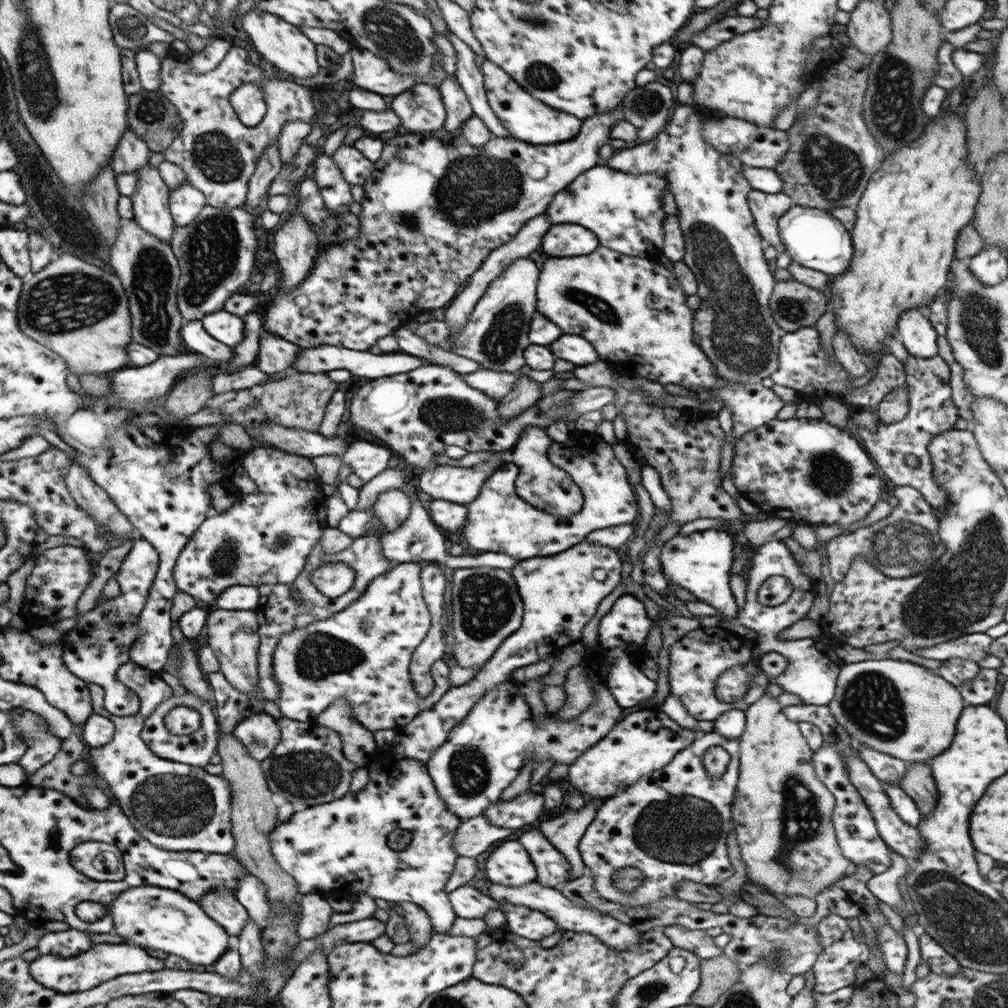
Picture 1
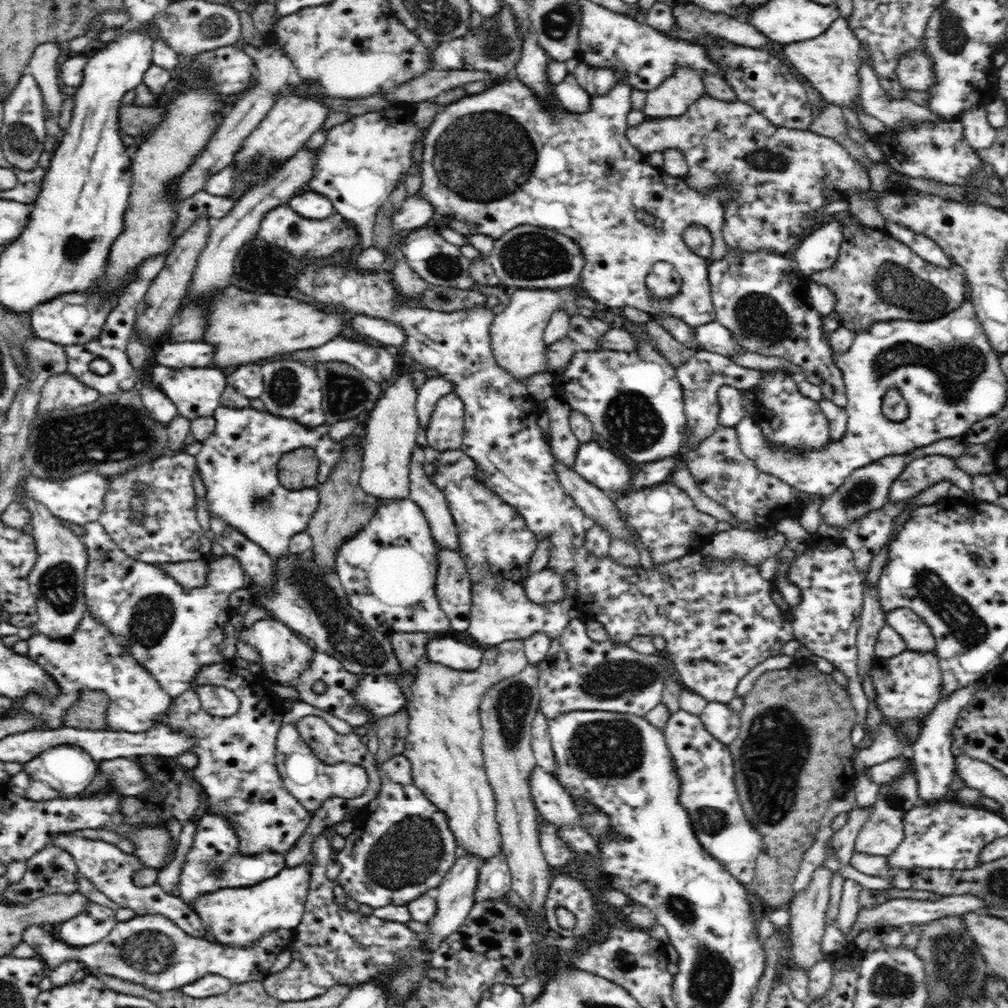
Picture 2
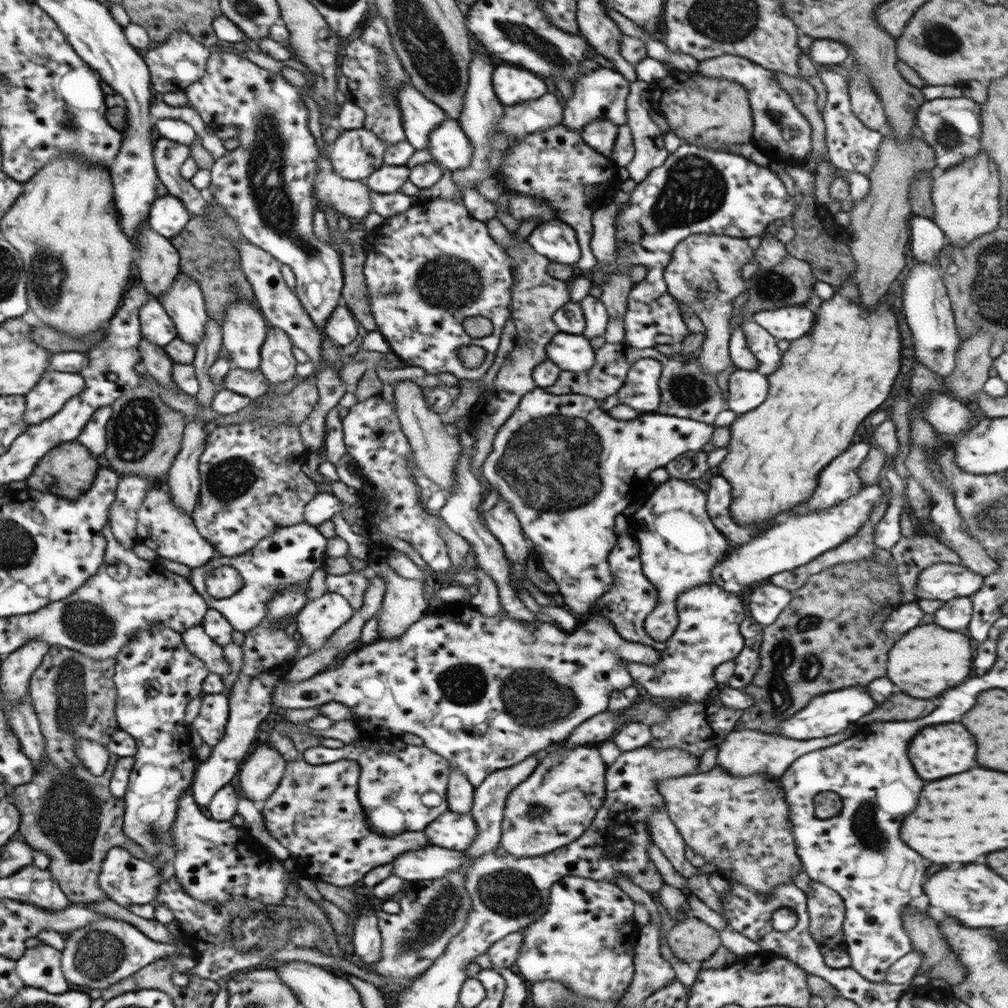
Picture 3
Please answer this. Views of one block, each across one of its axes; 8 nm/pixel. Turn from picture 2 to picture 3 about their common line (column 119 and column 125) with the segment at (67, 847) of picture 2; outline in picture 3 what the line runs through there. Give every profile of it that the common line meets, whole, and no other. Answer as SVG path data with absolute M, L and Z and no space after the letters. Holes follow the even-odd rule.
M111 848L103 860L102 870L98 880L98 886L105 893L107 900L127 909L128 905L150 904L156 900L158 887L161 885L161 871L144 858L134 857L128 850L123 848Z

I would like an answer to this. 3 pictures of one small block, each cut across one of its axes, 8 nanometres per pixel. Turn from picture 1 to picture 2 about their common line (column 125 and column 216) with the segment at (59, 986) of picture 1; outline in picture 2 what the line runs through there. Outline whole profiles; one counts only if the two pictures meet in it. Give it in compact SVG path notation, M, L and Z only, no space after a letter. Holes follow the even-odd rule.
M160 915L134 916L130 921L120 921L100 942L77 947L69 945L58 937L55 930L43 925L32 924L21 932L25 942L43 961L47 971L53 971L70 962L84 962L88 968L96 968L102 975L114 976L129 983L144 984L154 992L174 990L184 984L192 984L206 974L218 974L232 980L232 984L262 981L280 952L289 950L294 929L274 930L260 942L249 948L234 945L210 943L204 938L190 936L168 918Z

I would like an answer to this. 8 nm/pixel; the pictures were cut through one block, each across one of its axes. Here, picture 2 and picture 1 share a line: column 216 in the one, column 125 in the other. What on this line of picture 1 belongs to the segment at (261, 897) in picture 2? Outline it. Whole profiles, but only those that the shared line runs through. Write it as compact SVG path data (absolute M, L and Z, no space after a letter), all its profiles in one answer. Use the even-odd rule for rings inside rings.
M131 888L123 891L109 906L109 915L113 918L113 930L127 944L137 948L163 950L175 954L191 964L213 964L233 940L229 938L224 927L212 920L200 906L184 893L165 888Z

